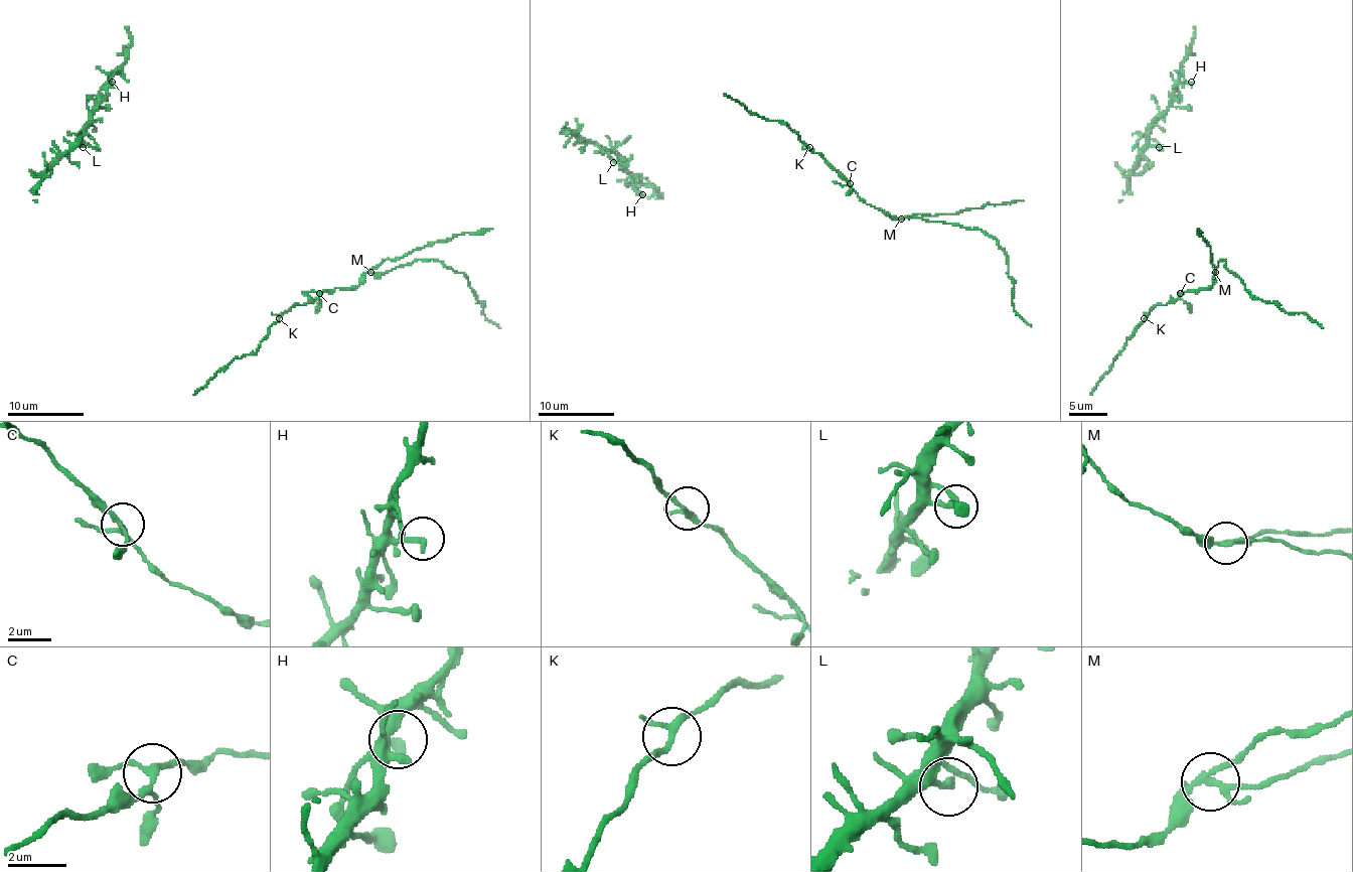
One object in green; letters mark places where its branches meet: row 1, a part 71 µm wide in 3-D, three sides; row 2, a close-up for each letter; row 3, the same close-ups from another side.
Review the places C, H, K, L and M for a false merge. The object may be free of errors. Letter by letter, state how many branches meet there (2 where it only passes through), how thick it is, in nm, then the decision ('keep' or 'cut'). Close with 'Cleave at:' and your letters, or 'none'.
C: branches 4; calibre 190 nm; keep
H: branches 1; calibre 320 nm; keep
K: branches 3; calibre 200 nm; keep
L: branches 3; calibre 190 nm; keep
M: branches 3; calibre 190 nm; cut
Cleave at: M

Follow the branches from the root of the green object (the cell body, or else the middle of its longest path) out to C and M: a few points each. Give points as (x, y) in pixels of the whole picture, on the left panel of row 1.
C: (272, 312), (281, 314), (296, 305), (311, 303), (319, 293)
M: (272, 312), (283, 314), (294, 305), (311, 303), (323, 291), (355, 288), (359, 280), (370, 273)

